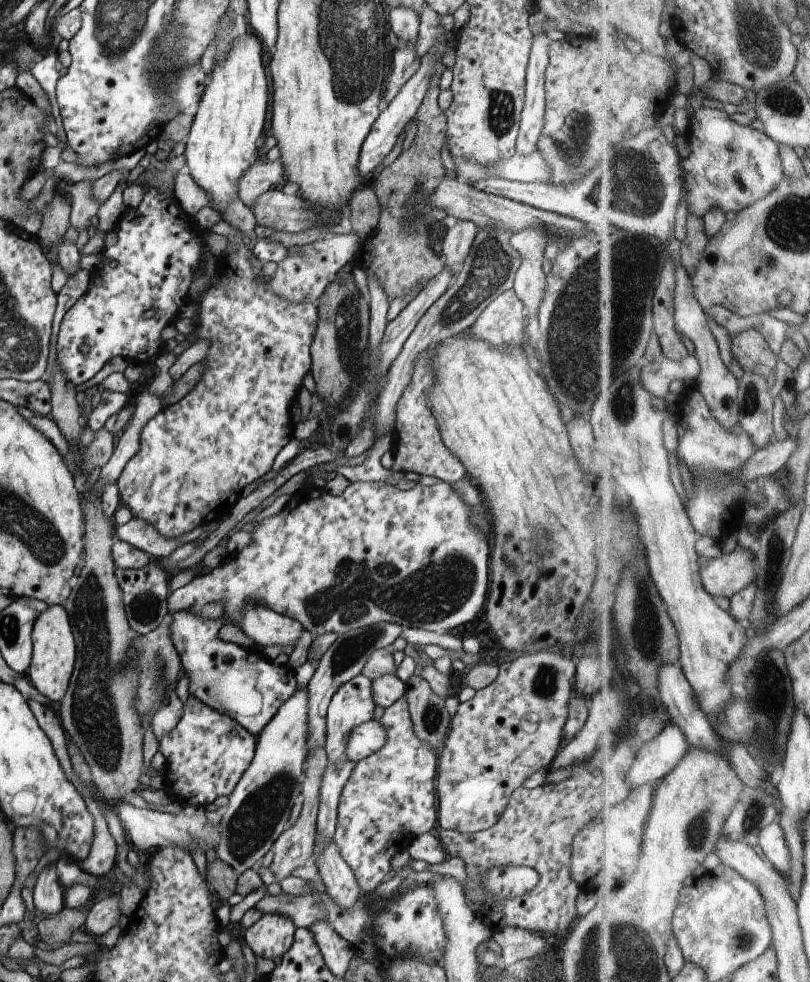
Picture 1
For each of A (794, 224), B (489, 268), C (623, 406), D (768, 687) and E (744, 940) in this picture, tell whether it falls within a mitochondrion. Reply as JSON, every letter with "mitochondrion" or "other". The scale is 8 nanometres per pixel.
{"A":"mitochondrion","B":"mitochondrion","C":"mitochondrion","D":"mitochondrion","E":"mitochondrion"}

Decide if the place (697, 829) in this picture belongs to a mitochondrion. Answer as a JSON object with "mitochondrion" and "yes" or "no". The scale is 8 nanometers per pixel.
{"mitochondrion":"yes"}

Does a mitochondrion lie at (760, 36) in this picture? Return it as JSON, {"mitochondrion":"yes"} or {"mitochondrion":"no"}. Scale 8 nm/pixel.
{"mitochondrion":"yes"}

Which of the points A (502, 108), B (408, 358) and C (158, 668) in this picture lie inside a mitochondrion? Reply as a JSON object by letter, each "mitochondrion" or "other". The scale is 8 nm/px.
{"A":"mitochondrion","B":"other","C":"mitochondrion"}

